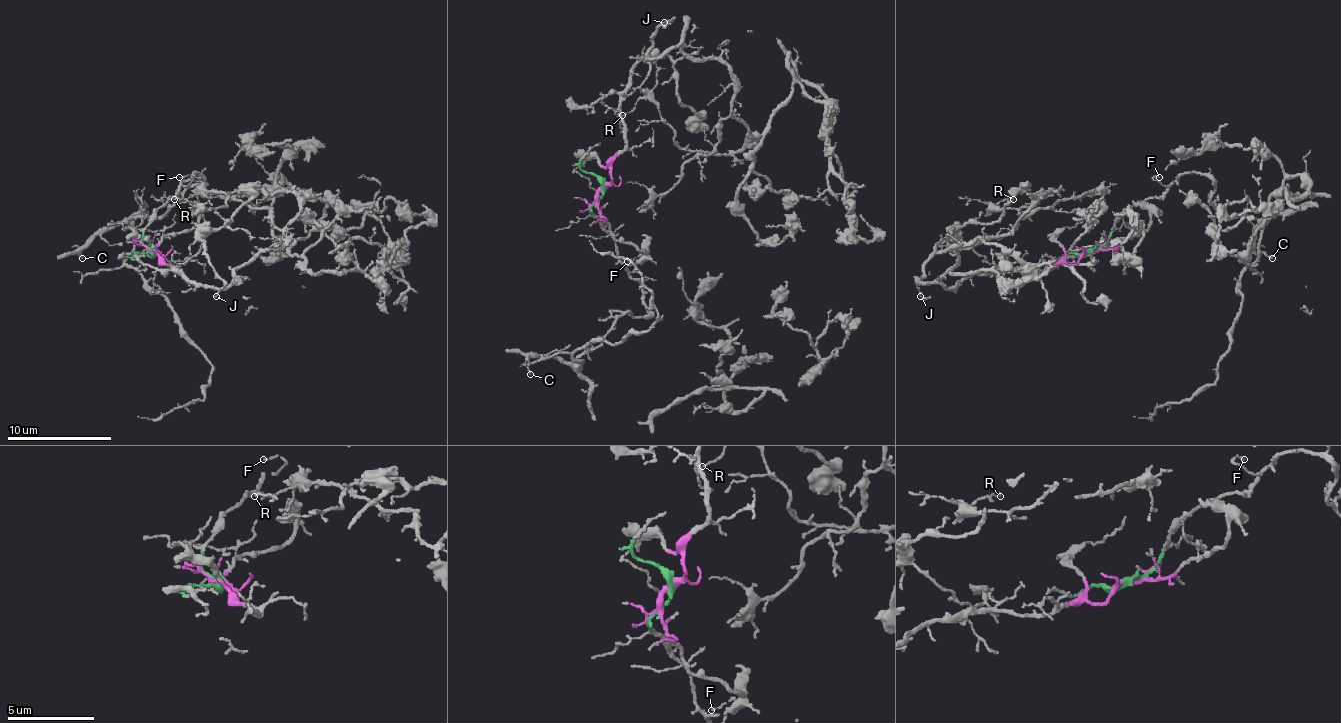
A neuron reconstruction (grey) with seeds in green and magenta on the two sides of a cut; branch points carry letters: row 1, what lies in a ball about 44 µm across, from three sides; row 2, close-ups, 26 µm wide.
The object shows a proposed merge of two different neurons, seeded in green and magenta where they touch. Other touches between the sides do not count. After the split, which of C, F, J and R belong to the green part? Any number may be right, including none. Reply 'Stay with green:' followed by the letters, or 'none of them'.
Stay with green: C, F

